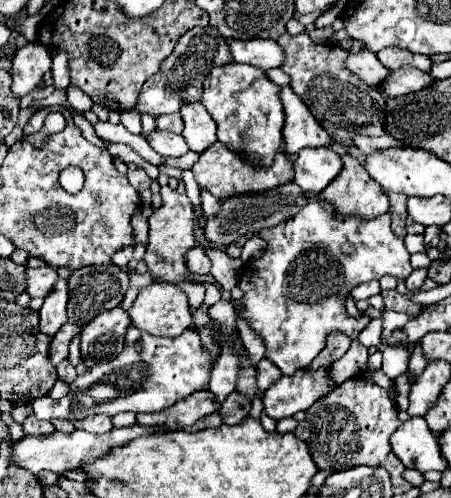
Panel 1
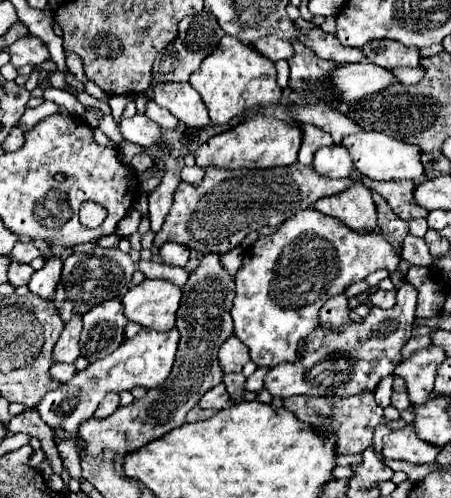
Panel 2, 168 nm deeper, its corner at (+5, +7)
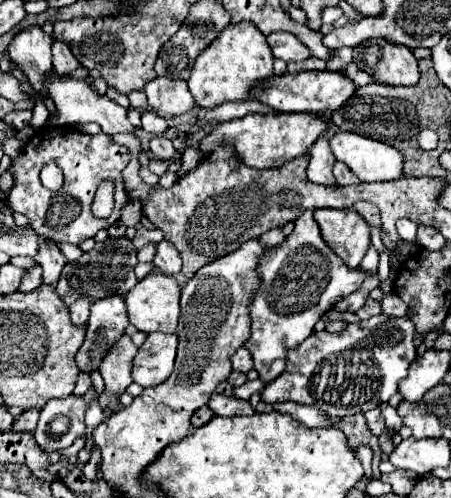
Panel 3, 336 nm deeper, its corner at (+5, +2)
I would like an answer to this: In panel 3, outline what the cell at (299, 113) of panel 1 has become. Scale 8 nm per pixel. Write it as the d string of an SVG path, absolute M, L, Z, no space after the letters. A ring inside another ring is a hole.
M324 136L316 140L316 144L310 148L310 166L308 166L308 178L310 182L322 184L322 186L338 186L332 176L332 166L336 158L330 150L330 144Z

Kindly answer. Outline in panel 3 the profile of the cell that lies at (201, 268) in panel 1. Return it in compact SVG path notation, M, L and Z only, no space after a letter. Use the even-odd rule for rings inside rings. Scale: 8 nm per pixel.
M162 240L158 246L156 246L156 256L154 256L154 266L156 270L160 270L162 274L168 274L168 276L174 276L180 272L182 268L182 258L180 254L174 250L172 242L168 240Z

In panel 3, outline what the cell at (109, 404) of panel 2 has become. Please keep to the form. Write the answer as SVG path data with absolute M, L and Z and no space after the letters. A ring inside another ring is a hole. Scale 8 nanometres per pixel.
M122 334L116 346L112 346L108 354L102 358L102 364L98 368L106 384L106 392L98 396L98 402L102 408L110 406L116 410L120 406L118 402L120 394L128 388L128 384L132 384L130 370L132 370L132 360L136 354L138 354L138 348L130 340L130 336Z

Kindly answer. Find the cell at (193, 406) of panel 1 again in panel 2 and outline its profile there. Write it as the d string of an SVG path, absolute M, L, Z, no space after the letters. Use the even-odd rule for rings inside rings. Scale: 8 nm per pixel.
M220 383L220 385L208 389L208 391L202 395L200 401L198 401L198 405L200 405L202 409L224 409L224 407L230 407L230 405L232 405L232 399L228 397L228 393L226 393L226 389L224 389L224 383Z

